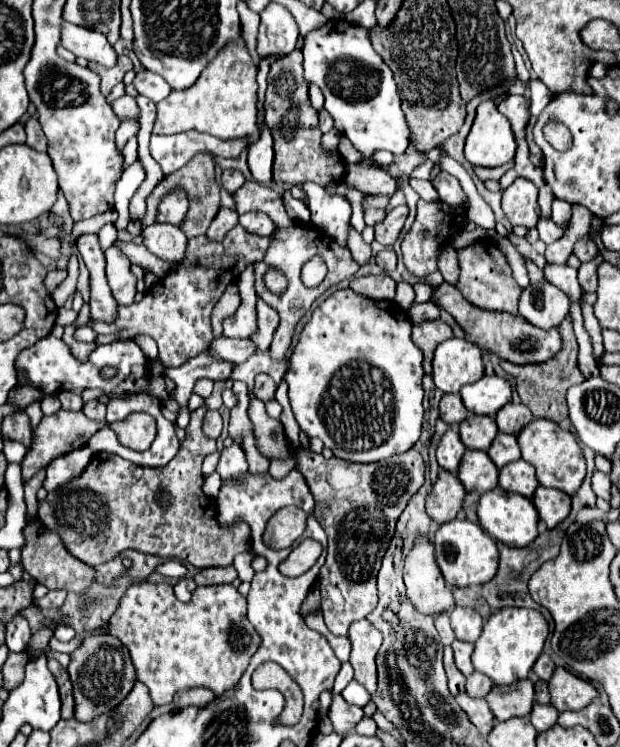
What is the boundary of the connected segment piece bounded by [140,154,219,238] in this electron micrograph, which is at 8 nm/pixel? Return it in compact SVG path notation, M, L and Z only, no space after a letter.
M195 154L195 158L191 158L191 162L187 162L187 166L183 166L183 170L175 172L175 174L169 174L165 176L157 186L155 190L147 196L147 214L141 221L141 228L149 226L155 223L157 218L157 204L163 200L163 196L167 196L171 190L175 188L181 188L185 190L187 198L189 198L189 210L187 210L187 218L181 222L181 230L185 232L187 238L193 238L193 236L201 236L207 232L209 228L209 222L215 218L215 214L219 212L219 184L215 180L215 164L213 164L213 158L211 154Z

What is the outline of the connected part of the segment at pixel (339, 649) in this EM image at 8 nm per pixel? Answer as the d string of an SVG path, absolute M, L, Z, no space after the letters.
M325 632L325 636L327 636L327 640L329 640L331 648L335 650L337 658L339 658L341 662L349 660L349 652L351 652L351 642L349 642L349 638L341 638L341 636L333 636L331 632Z

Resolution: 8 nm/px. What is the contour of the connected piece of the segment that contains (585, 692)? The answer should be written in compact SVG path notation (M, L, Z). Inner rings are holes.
M557 668L553 678L549 680L551 704L559 710L581 710L593 698L597 698L597 690L591 682L581 680L579 676L567 672L565 668Z

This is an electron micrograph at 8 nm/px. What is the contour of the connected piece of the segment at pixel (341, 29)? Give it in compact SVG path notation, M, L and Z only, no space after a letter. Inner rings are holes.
M329 20L325 26L305 36L305 44L301 52L305 56L303 60L305 80L321 88L325 96L325 110L333 116L335 128L339 130L339 134L347 136L353 142L353 146L365 156L365 162L361 166L369 166L373 150L389 150L393 154L403 154L407 150L409 130L407 130L407 120L403 118L397 84L393 80L391 68L375 52L367 28L351 24L347 20Z

